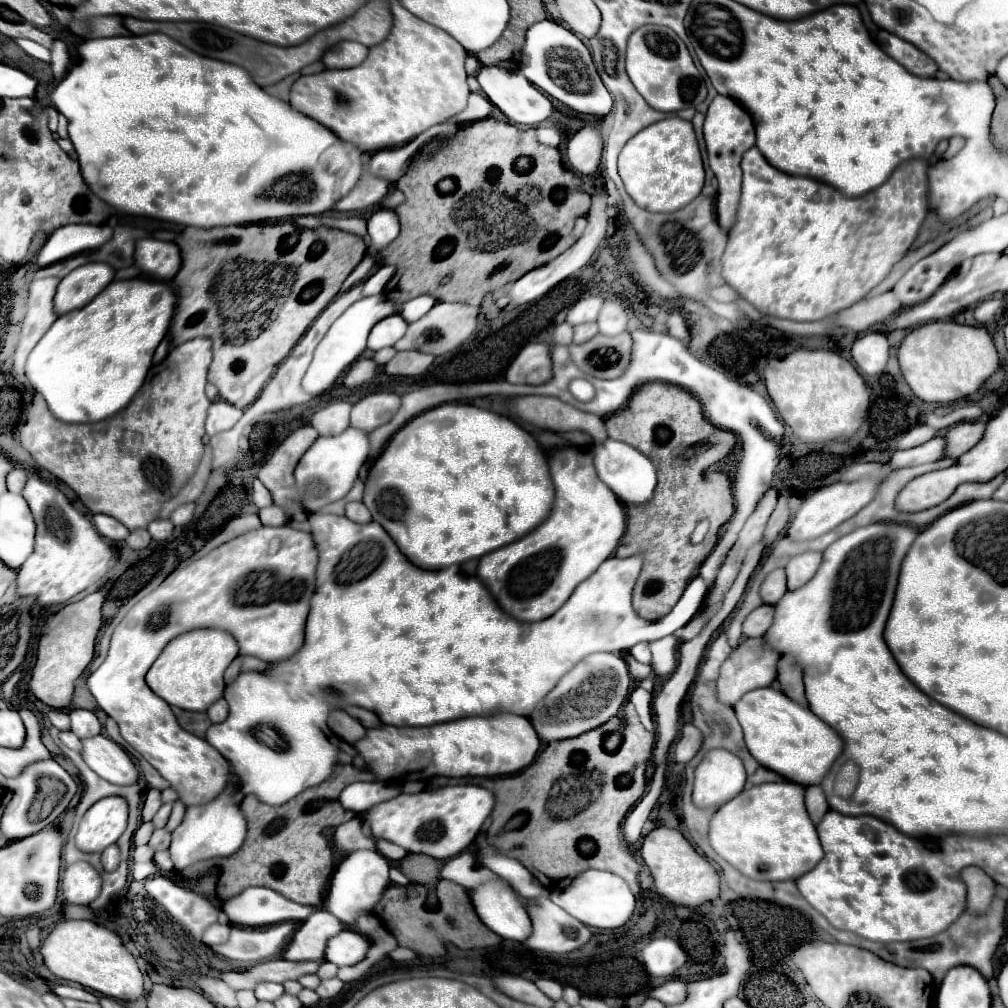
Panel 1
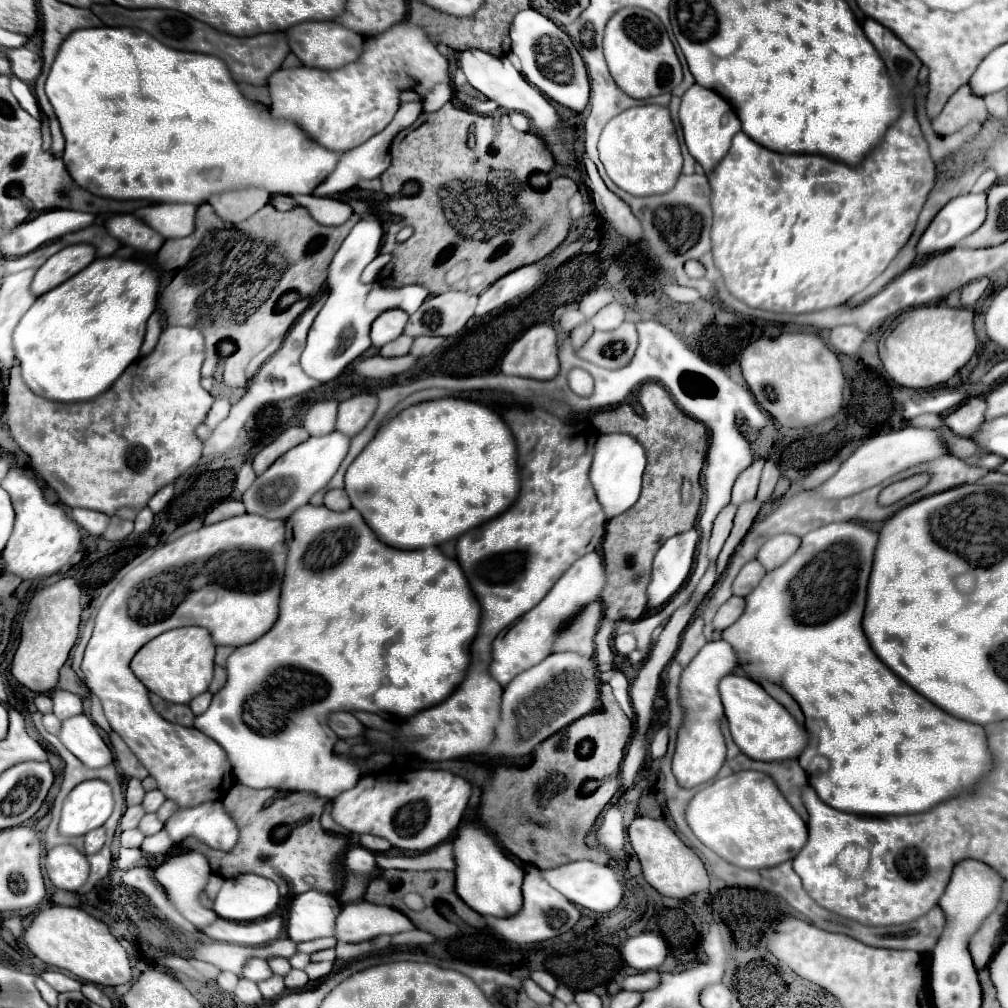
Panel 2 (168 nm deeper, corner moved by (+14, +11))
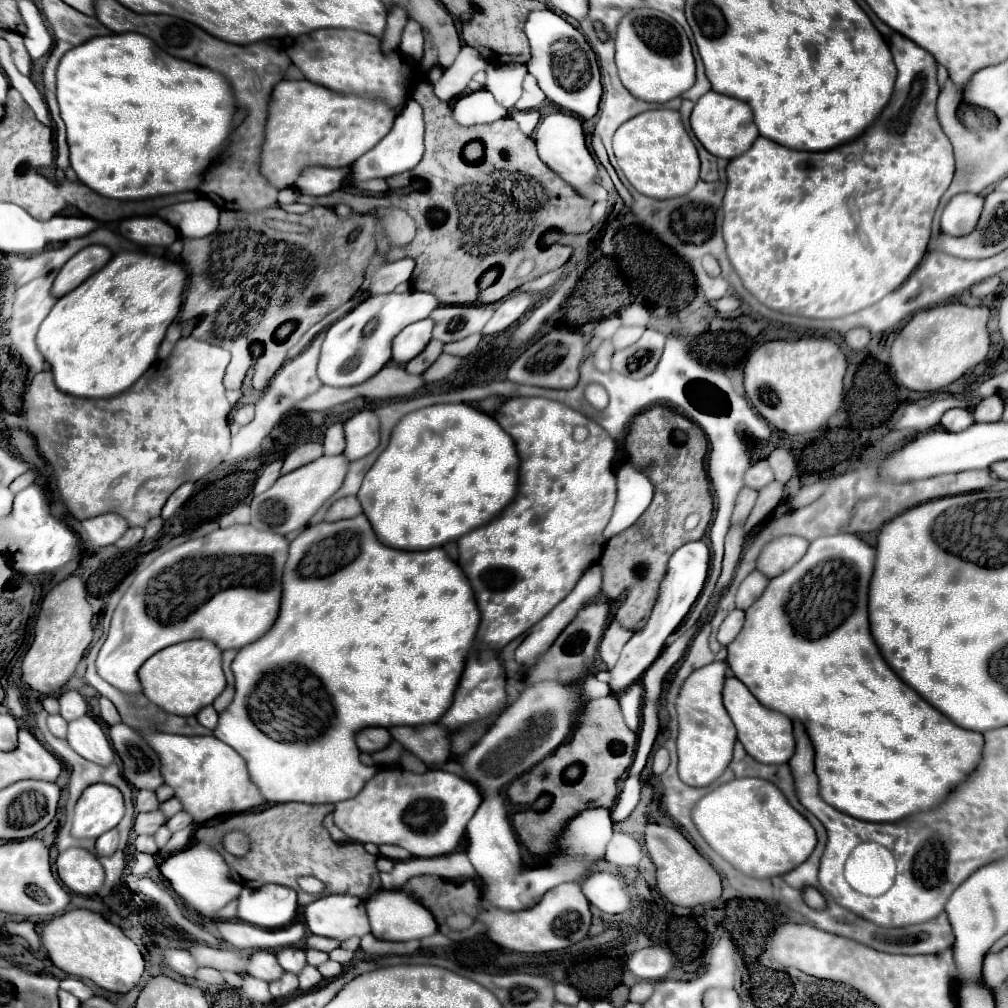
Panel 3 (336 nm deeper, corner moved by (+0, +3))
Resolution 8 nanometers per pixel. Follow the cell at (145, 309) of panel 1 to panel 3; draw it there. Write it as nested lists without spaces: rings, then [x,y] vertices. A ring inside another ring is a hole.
[[[120,251],[110,259],[108,265],[86,279],[80,287],[60,297],[48,317],[42,321],[36,335],[38,351],[50,365],[56,387],[76,397],[108,399],[134,385],[156,361],[156,353],[166,329],[180,311],[184,283],[186,271],[180,263],[140,251]]]

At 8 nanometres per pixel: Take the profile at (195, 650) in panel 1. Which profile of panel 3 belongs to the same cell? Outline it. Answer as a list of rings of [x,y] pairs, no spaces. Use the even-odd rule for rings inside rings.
[[[206,639],[182,641],[170,645],[156,655],[152,655],[138,671],[144,695],[174,715],[196,715],[202,707],[212,705],[212,701],[224,691],[226,677],[222,671],[222,651]]]

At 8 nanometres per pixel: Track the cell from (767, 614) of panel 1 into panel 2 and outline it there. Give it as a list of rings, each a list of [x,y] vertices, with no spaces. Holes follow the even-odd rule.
[[[730,597],[714,615],[712,625],[718,631],[724,631],[726,627],[730,627],[740,615],[742,615],[742,607],[744,607],[744,599],[742,597]]]

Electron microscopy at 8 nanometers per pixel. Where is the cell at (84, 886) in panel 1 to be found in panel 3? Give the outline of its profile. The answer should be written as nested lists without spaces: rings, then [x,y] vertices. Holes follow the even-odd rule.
[[[68,849],[56,859],[62,883],[80,895],[96,895],[104,883],[104,869],[96,855],[86,849]]]

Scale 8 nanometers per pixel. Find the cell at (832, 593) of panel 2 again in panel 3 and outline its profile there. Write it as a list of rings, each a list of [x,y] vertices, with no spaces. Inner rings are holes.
[[[834,533],[832,537],[818,537],[810,543],[806,555],[786,573],[774,577],[762,597],[746,609],[746,623],[740,631],[740,635],[728,645],[728,665],[734,671],[734,675],[756,695],[764,707],[780,711],[788,715],[790,719],[800,719],[806,725],[806,731],[812,739],[814,751],[816,751],[816,775],[820,781],[820,795],[826,803],[832,803],[838,811],[844,811],[856,819],[872,821],[872,823],[894,823],[908,815],[936,809],[972,771],[976,771],[976,763],[980,763],[980,755],[984,749],[984,737],[976,731],[968,731],[962,727],[956,727],[946,715],[936,711],[928,701],[924,701],[916,691],[912,691],[884,661],[878,647],[874,645],[870,627],[868,627],[868,587],[872,579],[872,567],[876,561],[876,549],[870,547],[866,541],[862,541],[858,535],[852,533]]]

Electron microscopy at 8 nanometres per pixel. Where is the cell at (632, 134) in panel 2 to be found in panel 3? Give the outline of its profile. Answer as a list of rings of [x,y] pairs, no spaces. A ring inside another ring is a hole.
[[[654,109],[632,117],[614,133],[612,149],[630,185],[646,197],[654,197],[654,199],[682,197],[698,181],[700,159],[694,143],[690,141],[680,121],[678,111]]]

